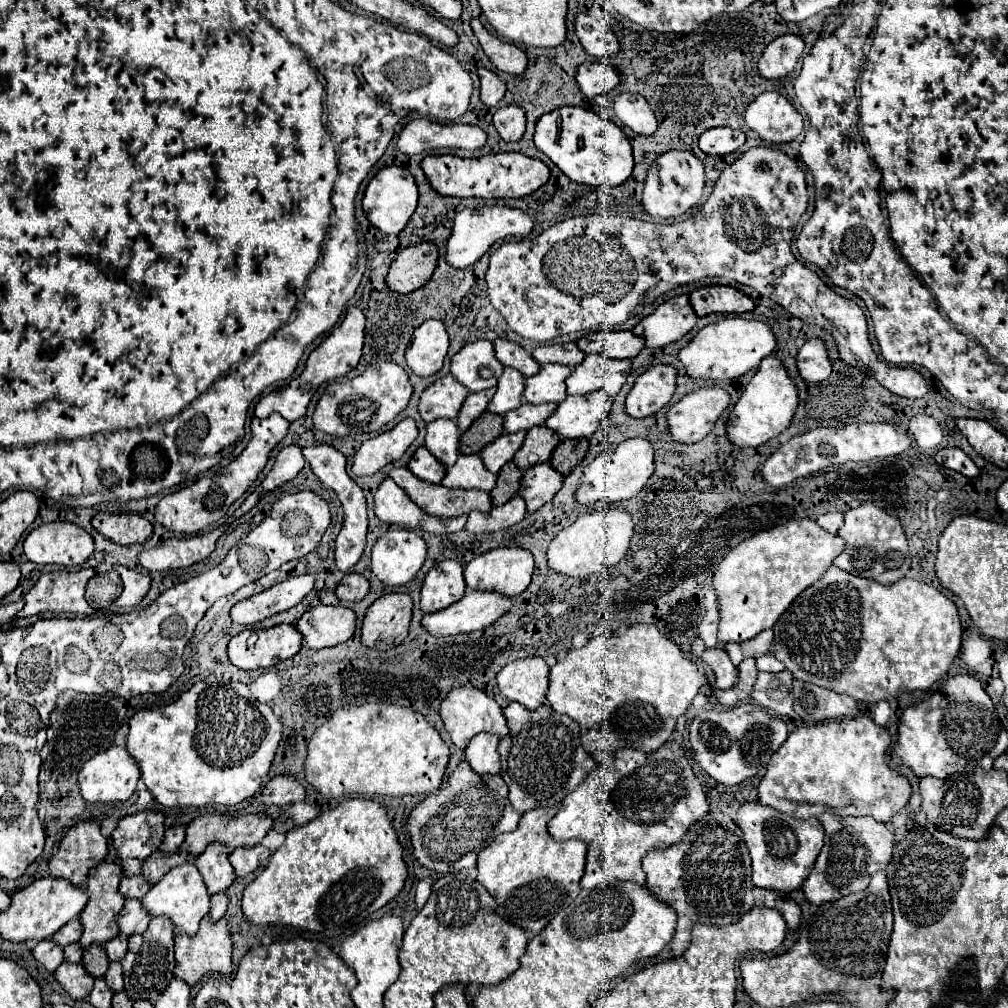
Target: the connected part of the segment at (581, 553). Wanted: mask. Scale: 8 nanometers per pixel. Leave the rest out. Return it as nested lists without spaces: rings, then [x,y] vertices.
[[[606,509],[606,511],[580,515],[570,527],[562,529],[548,545],[546,551],[548,567],[554,573],[562,573],[578,579],[598,573],[604,567],[612,567],[624,557],[632,539],[632,529],[634,529],[634,521],[630,513],[624,509]]]

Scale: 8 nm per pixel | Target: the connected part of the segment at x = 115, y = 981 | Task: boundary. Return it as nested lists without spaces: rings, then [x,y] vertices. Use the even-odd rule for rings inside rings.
[[[112,961],[104,979],[106,979],[108,987],[110,987],[114,993],[122,991],[122,985],[124,985],[124,981],[122,981],[122,965],[120,965],[118,961]]]

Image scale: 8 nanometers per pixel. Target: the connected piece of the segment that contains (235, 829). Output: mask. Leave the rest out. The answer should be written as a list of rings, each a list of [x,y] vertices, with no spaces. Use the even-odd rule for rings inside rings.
[[[200,815],[186,827],[186,839],[180,845],[180,851],[198,857],[210,843],[218,841],[228,845],[230,849],[236,847],[252,847],[258,845],[268,829],[272,827],[270,817],[258,815],[240,815],[240,817],[226,817],[226,815]]]

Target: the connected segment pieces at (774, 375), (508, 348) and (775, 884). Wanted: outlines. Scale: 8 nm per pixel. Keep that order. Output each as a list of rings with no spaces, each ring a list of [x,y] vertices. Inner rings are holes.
[[[766,357],[762,359],[760,369],[746,385],[742,397],[738,399],[738,403],[734,405],[728,417],[728,425],[726,425],[728,439],[732,439],[734,445],[740,447],[758,447],[770,441],[772,437],[780,435],[790,425],[796,405],[798,405],[798,391],[792,379],[788,377],[784,365],[776,357]]]
[[[496,339],[494,341],[494,357],[504,365],[504,367],[514,367],[516,371],[520,371],[524,377],[530,377],[530,375],[536,375],[540,365],[532,359],[532,355],[512,343],[512,341],[506,341],[506,339]]]
[[[744,803],[738,811],[736,825],[744,831],[744,841],[752,859],[752,883],[756,887],[792,893],[802,887],[814,861],[824,845],[824,827],[812,819],[794,819],[760,803]]]

